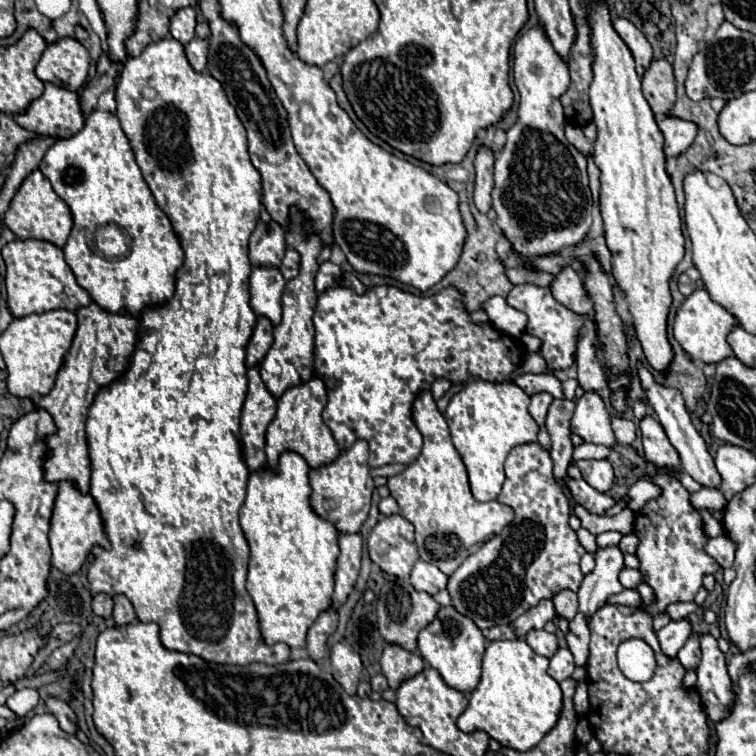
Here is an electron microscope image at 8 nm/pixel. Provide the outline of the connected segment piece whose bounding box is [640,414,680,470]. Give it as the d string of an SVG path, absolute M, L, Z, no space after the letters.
M646 414L640 420L640 432L642 432L646 460L650 460L650 462L654 462L654 464L658 464L662 468L678 470L678 466L680 466L678 452L668 442L668 436L666 436L664 428L660 426L660 422L652 414Z

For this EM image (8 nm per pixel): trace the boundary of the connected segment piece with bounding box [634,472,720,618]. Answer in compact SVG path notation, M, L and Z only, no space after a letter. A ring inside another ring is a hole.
M658 472L648 480L656 484L662 490L662 494L658 498L648 500L634 514L634 534L640 540L636 556L640 560L642 582L654 590L654 602L642 602L638 608L654 618L664 614L666 606L670 604L692 602L696 592L702 588L704 576L716 574L720 570L720 564L716 564L716 560L712 560L712 556L704 552L708 544L708 534L700 512L690 502L692 494L670 472Z

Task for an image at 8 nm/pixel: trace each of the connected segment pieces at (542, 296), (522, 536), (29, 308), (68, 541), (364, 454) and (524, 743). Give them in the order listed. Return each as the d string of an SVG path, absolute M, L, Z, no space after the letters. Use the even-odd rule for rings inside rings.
M520 284L514 286L510 290L510 294L506 296L506 302L524 312L528 316L528 324L526 324L526 334L532 334L536 338L542 340L542 346L538 350L538 354L546 360L550 370L566 370L574 364L574 354L576 354L576 344L580 340L580 330L584 328L588 316L576 314L572 310L568 310L566 306L562 306L554 296L550 288L542 288L536 284Z
M538 442L512 448L506 458L506 482L498 502L514 510L514 522L484 542L478 552L468 556L448 578L446 590L452 598L452 606L462 616L468 616L480 630L502 622L510 624L540 600L552 600L562 590L578 592L584 580L580 558L586 550L568 524L572 504L554 478L552 468L550 450Z
M14 240L4 246L2 250L6 262L6 292L8 292L8 308L14 318L24 318L30 314L42 314L50 310L70 310L76 312L78 308L90 306L92 298L84 288L76 284L76 278L70 266L64 260L60 248L44 240Z
M58 484L58 496L54 502L52 518L50 518L50 548L52 548L52 566L56 566L62 574L76 574L82 564L88 560L90 550L94 546L100 546L108 550L108 540L104 540L104 530L102 530L102 520L100 514L96 512L96 504L90 494L80 496L72 484Z
M358 440L352 448L342 452L338 460L332 464L320 466L316 470L310 470L310 506L312 510L324 518L326 522L334 524L338 534L356 534L370 512L370 498L374 490L374 480L370 478L370 466L368 466L368 444L364 440Z
M496 640L490 642L482 660L482 678L470 694L468 708L458 718L462 732L482 730L506 748L528 752L554 726L562 712L562 690L548 676L548 658L538 656L526 640Z

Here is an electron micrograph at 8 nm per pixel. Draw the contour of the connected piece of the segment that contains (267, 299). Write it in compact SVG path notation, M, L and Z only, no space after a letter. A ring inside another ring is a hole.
M254 268L250 274L250 308L256 316L266 316L272 326L282 318L282 290L286 280L278 268Z

